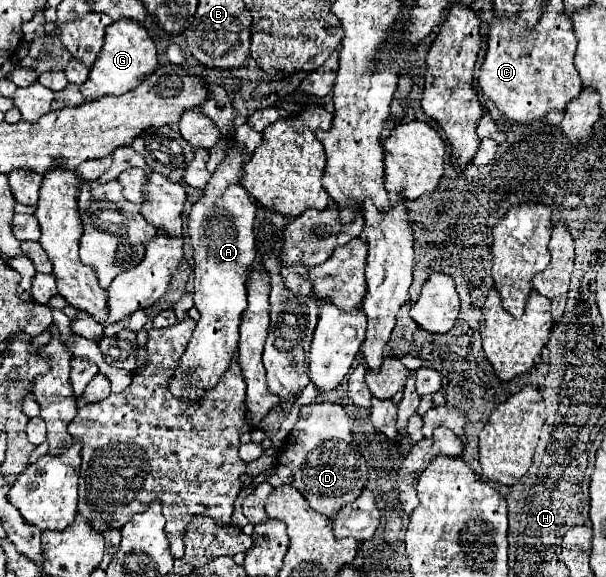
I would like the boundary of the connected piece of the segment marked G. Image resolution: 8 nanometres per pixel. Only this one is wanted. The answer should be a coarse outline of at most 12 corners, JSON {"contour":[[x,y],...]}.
{"contour":[[128,19],[106,29],[80,85],[86,101],[132,91],[158,67],[156,45]]}

